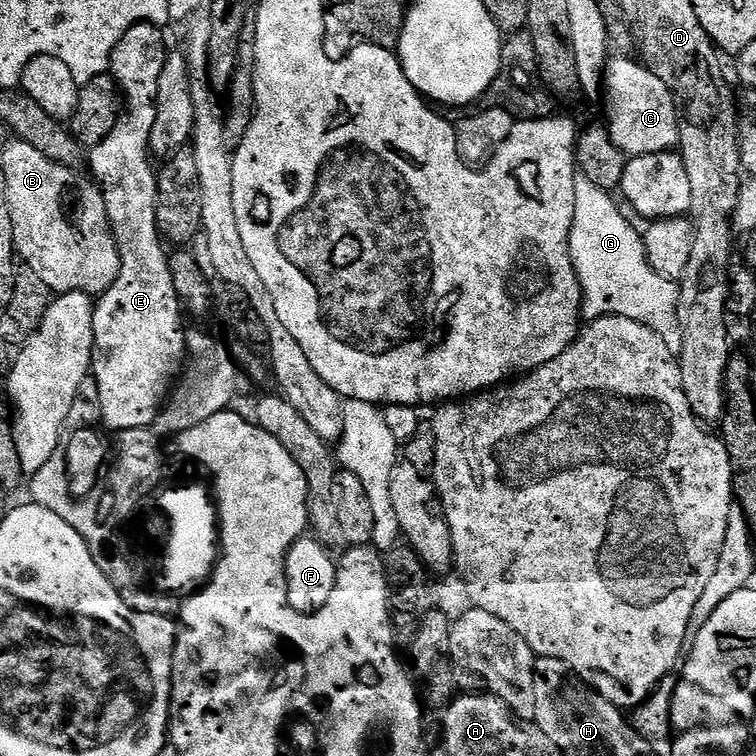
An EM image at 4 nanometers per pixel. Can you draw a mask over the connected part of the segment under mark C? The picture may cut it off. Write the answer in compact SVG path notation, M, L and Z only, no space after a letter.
M617 55L609 59L604 66L604 82L602 85L602 105L608 111L606 127L614 146L622 150L624 155L645 156L646 154L658 154L675 149L680 142L680 122L676 99L666 90L662 78L658 78L648 68L644 67L639 59Z

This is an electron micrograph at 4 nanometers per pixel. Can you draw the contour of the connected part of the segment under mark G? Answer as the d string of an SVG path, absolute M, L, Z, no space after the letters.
M577 179L574 186L574 218L570 230L570 258L574 262L574 270L578 274L580 293L584 302L580 306L580 315L585 321L597 320L600 316L621 316L622 318L652 318L657 316L664 320L664 325L659 325L660 337L670 346L675 353L680 351L682 334L678 326L678 298L680 285L677 281L662 278L650 266L644 253L644 238L641 229L635 228L626 217L620 213L618 205L612 201L613 197L606 190L594 186L594 182Z

